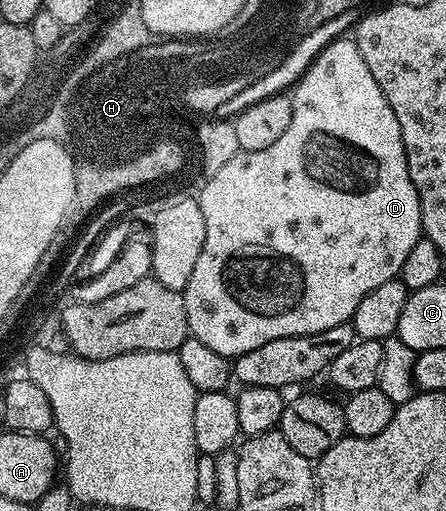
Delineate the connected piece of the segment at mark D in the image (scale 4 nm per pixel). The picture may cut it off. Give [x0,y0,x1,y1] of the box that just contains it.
[182,37,422,357]

